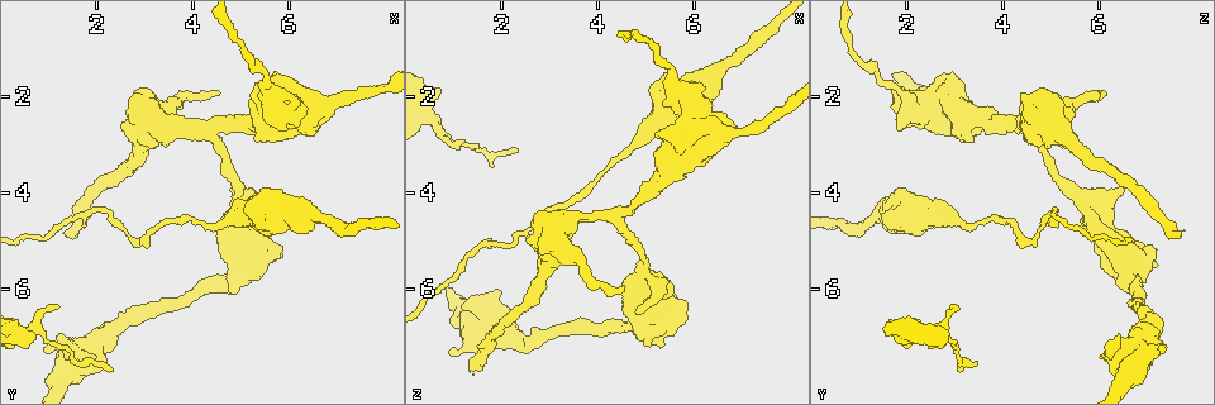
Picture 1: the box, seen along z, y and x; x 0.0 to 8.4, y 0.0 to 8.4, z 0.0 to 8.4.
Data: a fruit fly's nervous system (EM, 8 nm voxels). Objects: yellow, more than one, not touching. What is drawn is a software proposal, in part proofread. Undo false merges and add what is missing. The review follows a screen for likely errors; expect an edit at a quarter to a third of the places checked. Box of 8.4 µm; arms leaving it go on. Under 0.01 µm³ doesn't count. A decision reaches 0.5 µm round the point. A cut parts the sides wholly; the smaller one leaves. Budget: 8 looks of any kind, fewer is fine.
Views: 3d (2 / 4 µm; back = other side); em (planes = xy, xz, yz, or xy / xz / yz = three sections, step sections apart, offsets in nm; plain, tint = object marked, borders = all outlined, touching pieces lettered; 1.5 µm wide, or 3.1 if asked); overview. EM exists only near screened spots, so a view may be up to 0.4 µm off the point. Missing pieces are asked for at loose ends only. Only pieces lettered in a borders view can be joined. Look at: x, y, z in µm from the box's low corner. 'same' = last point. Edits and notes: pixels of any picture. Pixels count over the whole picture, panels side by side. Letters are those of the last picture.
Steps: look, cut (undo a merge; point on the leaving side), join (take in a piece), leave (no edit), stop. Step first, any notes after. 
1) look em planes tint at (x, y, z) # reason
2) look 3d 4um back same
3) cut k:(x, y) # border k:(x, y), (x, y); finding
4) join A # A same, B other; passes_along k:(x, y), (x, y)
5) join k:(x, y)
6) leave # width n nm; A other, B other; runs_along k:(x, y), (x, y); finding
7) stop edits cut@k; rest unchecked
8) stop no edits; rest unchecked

look em yz step 8 tint at (2.30, 7.75, 3.10) # an open end

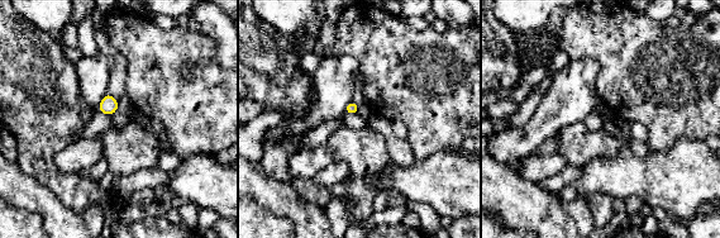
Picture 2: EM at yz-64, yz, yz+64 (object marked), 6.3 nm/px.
look em planes borders same # cut it another way

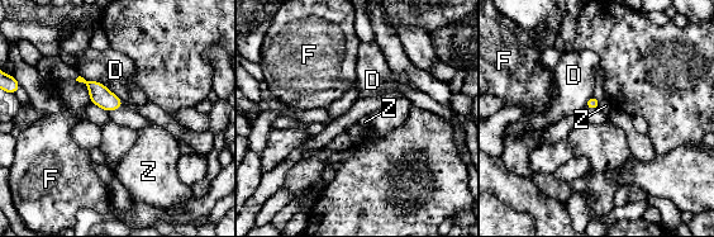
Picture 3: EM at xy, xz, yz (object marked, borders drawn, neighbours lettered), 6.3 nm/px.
leave # D other, F other, Z other; border 3:(80, 75), (103, 85); no lettered piece goes on from it

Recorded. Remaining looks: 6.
look 3d 2um at (1.35, 4.85, 7.65) # long arm stops here

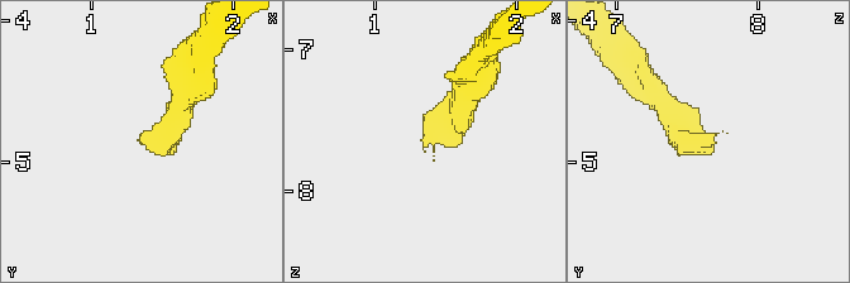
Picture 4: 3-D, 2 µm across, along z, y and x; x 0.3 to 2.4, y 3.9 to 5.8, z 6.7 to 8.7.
look em planes borders at (1.30, 4.84, 7.66)

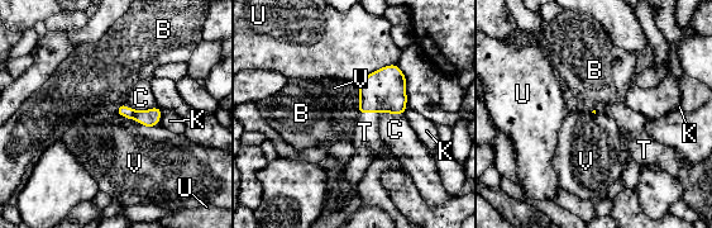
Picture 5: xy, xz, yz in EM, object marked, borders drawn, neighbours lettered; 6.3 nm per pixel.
join T # B other, C other, K other, T same, U other, V other; passes_along 5:(385, 90), (369, 110), (364, 132); the neuron continues

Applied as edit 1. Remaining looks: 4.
look em xz step 4 tint at (1.25, 6.35, 2.90) # tapers out

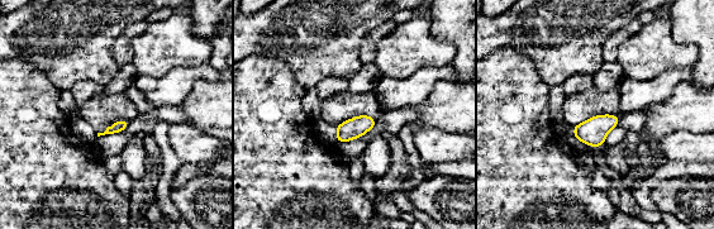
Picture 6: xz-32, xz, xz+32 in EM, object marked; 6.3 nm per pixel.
look em planes borders same # another direction

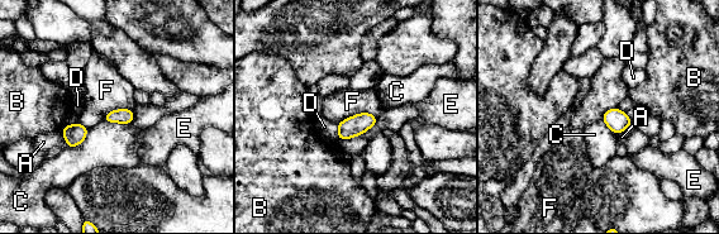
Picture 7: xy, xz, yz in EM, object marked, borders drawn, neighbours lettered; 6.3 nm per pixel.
leave # width 100 nm; longest_contact F 260 nm; A other, B other, C other, D other, E other, F other; no lettered piece goes on from it

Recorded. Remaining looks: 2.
stop edits join@5; rest unchecked

